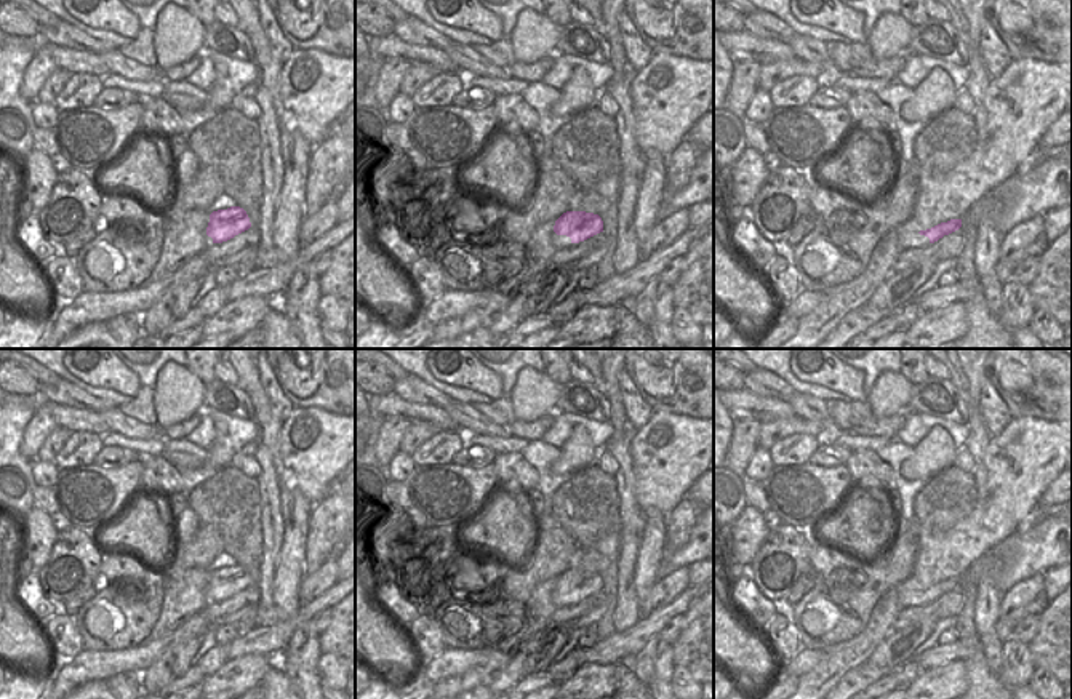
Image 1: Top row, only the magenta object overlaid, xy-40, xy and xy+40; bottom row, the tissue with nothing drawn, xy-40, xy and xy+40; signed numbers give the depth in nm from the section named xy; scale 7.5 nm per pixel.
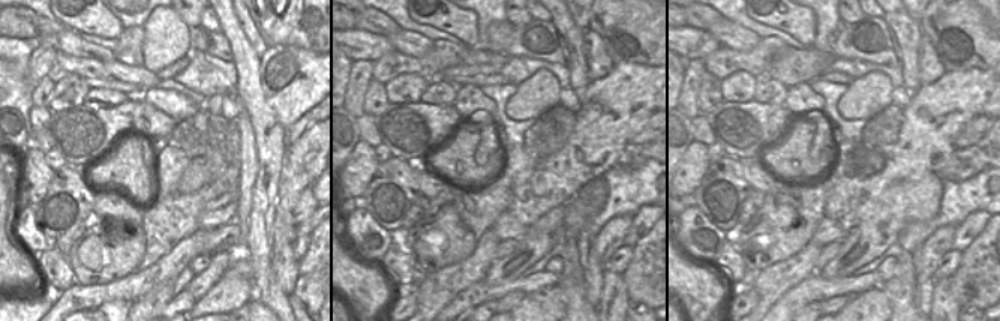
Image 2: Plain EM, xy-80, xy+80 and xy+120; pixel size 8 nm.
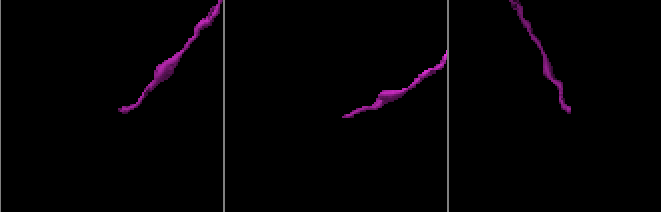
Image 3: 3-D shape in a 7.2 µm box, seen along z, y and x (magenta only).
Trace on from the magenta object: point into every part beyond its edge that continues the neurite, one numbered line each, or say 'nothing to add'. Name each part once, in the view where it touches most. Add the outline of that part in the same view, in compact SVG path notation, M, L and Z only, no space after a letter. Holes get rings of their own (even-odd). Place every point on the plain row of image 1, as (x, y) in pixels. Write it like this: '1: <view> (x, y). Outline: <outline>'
1: xy+40 (908, 592). Outline: M936 565L918 579L907 577L894 587L901 608L914 608L933 603L928 595L920 593L918 590L950 577L962 577L962 574L970 568L971 565Z

